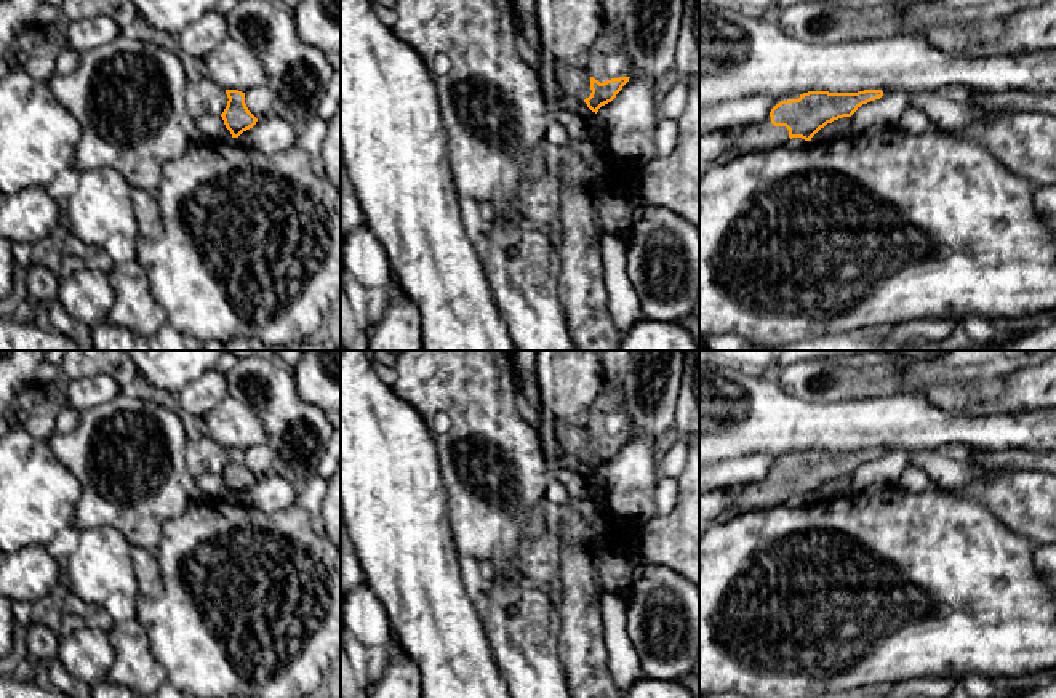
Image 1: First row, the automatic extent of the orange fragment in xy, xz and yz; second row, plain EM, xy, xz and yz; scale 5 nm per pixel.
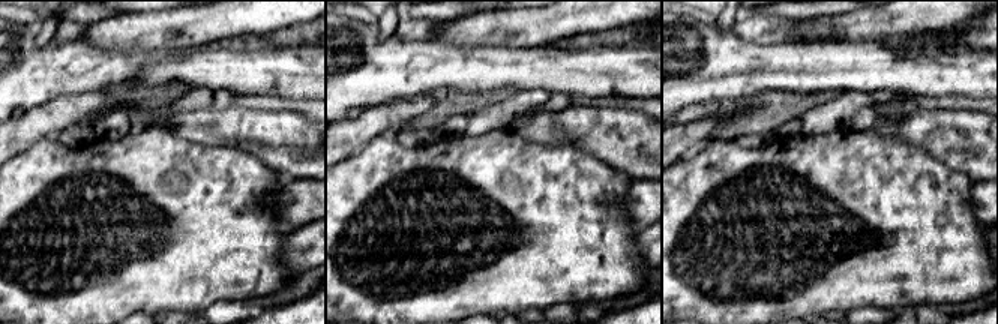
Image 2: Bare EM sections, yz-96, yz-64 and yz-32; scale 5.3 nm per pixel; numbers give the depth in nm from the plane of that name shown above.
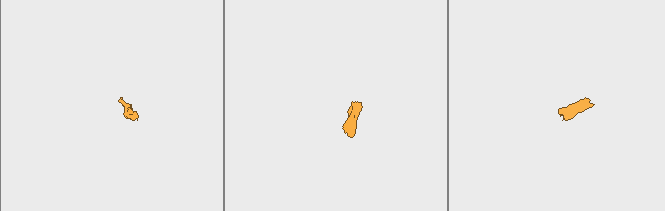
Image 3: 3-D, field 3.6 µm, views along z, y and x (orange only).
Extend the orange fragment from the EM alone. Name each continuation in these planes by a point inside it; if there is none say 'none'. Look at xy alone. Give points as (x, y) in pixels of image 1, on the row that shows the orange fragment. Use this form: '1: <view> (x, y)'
none

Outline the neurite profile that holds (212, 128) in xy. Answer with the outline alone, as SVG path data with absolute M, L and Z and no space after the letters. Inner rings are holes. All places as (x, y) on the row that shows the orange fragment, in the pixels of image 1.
M202 115L194 120L192 130L203 141L210 142L232 139L221 115Z

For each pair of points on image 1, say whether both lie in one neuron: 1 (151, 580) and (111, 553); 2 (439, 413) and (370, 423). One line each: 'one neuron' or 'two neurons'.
1: two neurons
2: two neurons

